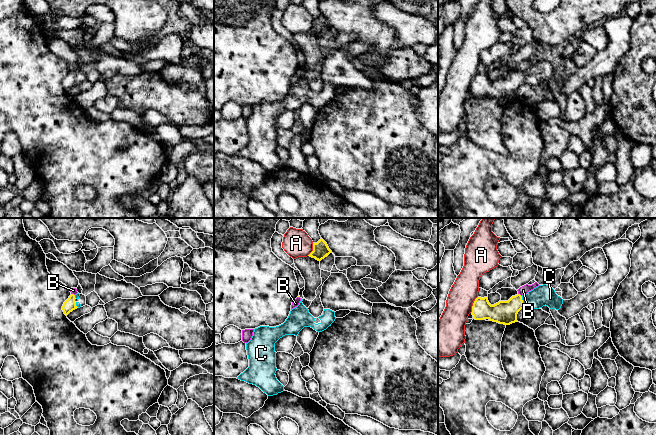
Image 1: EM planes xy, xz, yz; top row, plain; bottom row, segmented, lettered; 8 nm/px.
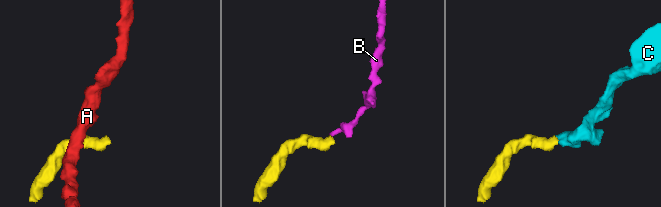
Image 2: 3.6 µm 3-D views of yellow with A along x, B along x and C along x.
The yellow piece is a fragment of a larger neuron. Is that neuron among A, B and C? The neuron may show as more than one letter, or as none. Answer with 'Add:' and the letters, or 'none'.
Add: C

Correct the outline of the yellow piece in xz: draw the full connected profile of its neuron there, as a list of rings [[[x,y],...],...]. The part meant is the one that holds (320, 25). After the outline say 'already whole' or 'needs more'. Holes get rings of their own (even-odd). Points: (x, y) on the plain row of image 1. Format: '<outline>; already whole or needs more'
[[[321,14],[317,19],[313,19],[313,27],[308,32],[321,37],[331,28],[332,27],[329,25],[327,19]]]; already whole

